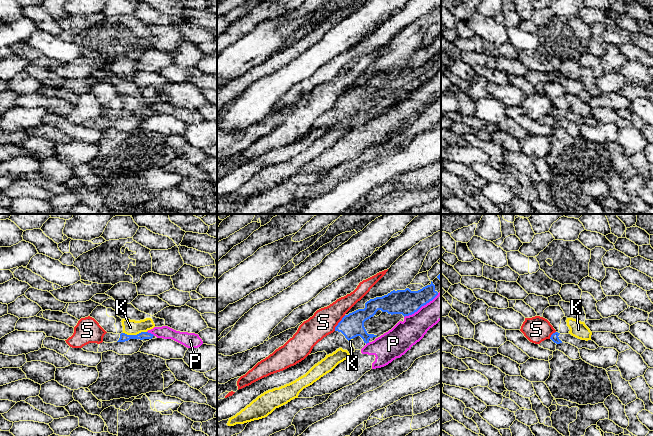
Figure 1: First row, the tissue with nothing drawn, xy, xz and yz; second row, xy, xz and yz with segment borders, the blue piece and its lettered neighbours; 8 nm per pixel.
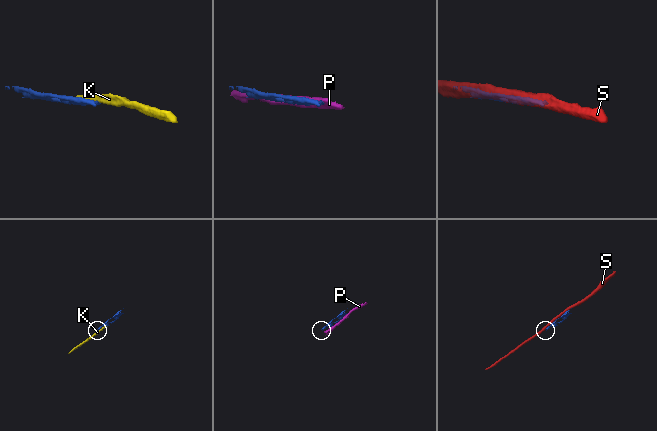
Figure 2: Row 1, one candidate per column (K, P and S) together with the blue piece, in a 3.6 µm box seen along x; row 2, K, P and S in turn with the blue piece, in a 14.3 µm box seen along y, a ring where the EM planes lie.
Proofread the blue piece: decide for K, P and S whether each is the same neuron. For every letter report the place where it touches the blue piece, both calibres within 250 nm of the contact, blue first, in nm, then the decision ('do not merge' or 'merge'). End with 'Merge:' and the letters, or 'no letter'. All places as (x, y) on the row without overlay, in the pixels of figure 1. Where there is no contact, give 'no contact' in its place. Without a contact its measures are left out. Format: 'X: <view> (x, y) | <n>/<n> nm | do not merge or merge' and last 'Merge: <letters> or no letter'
K: xy (134, 111) | 70/130 nm | do not merge
P: xz (421, 82) | 200/200 nm | do not merge
S: xz (338, 99) | 190/200 nm | do not merge
Merge: no letter

